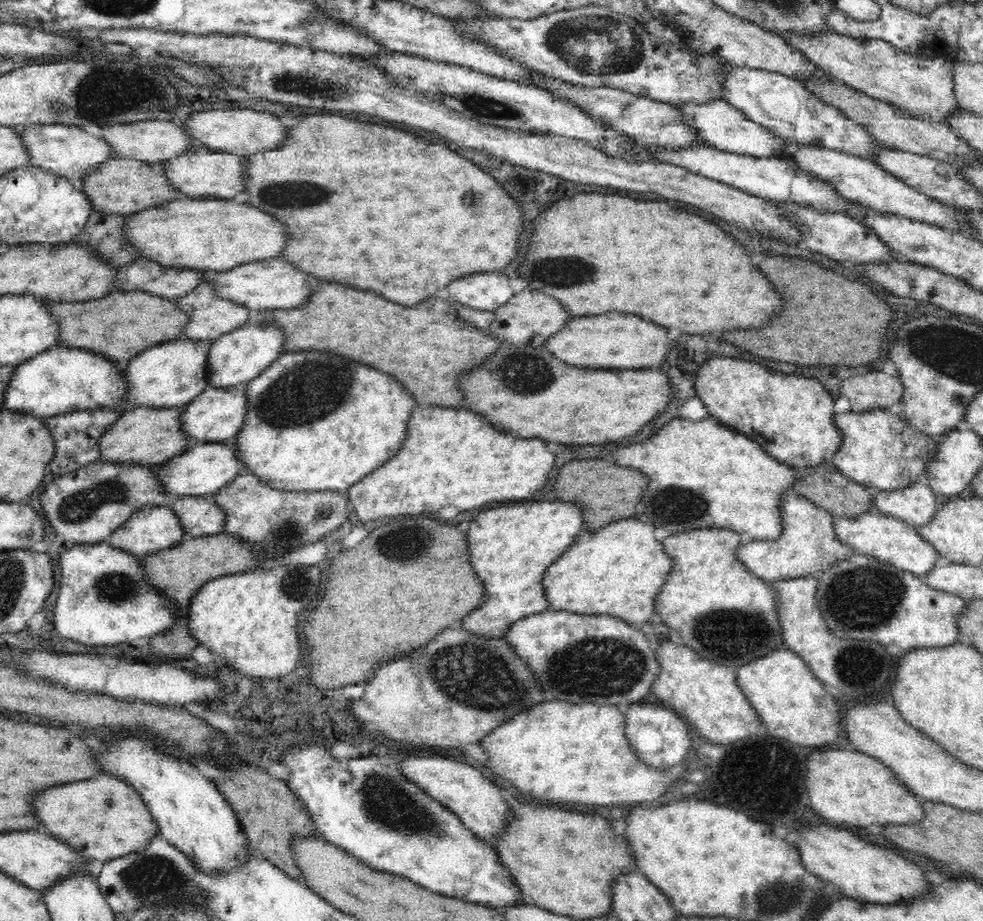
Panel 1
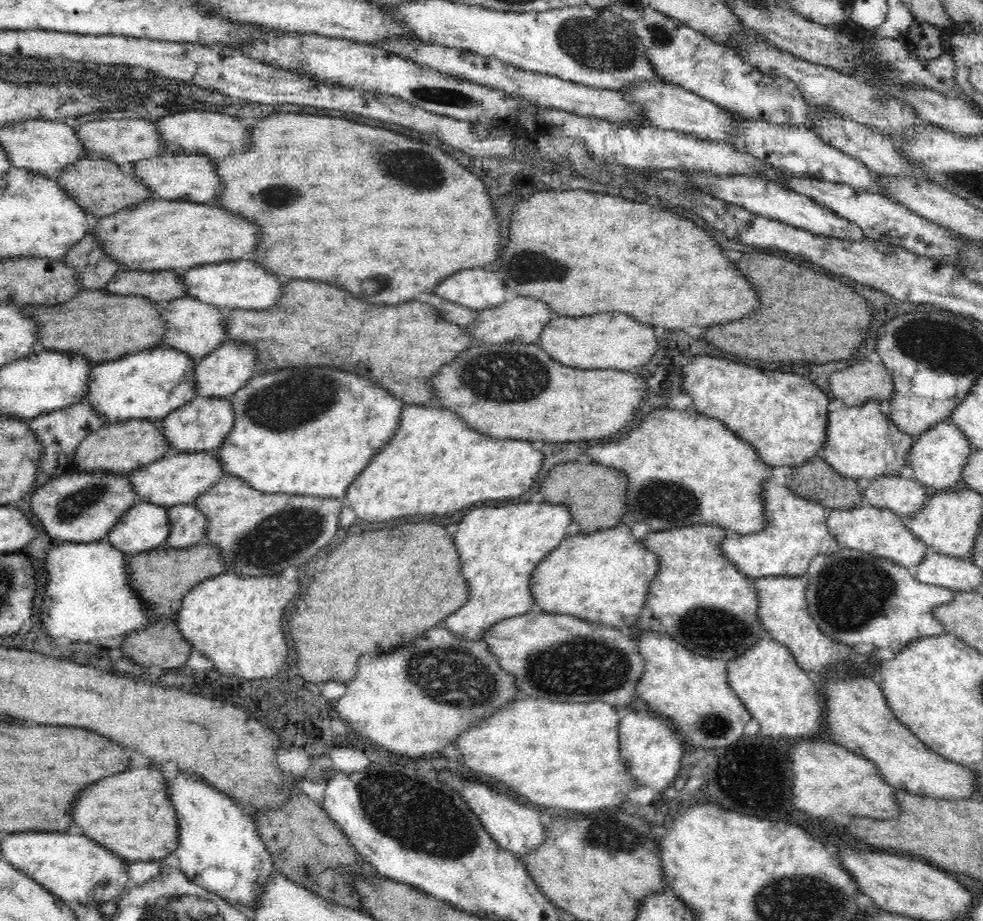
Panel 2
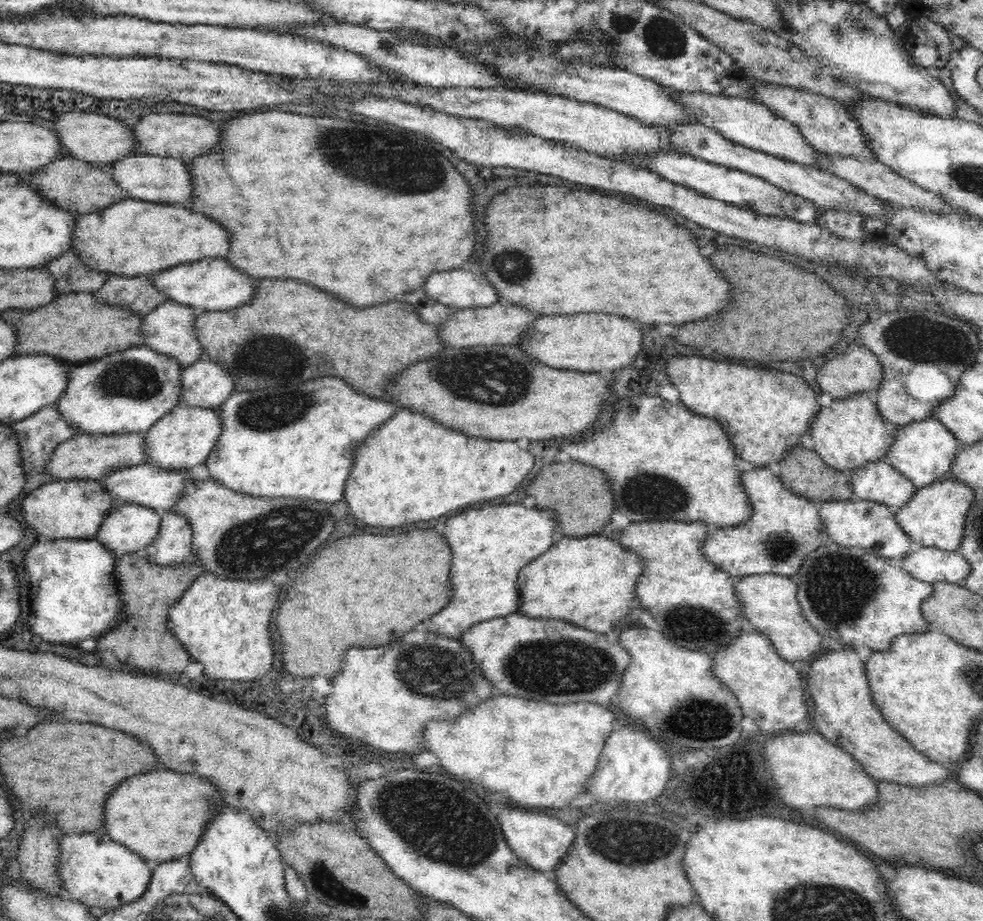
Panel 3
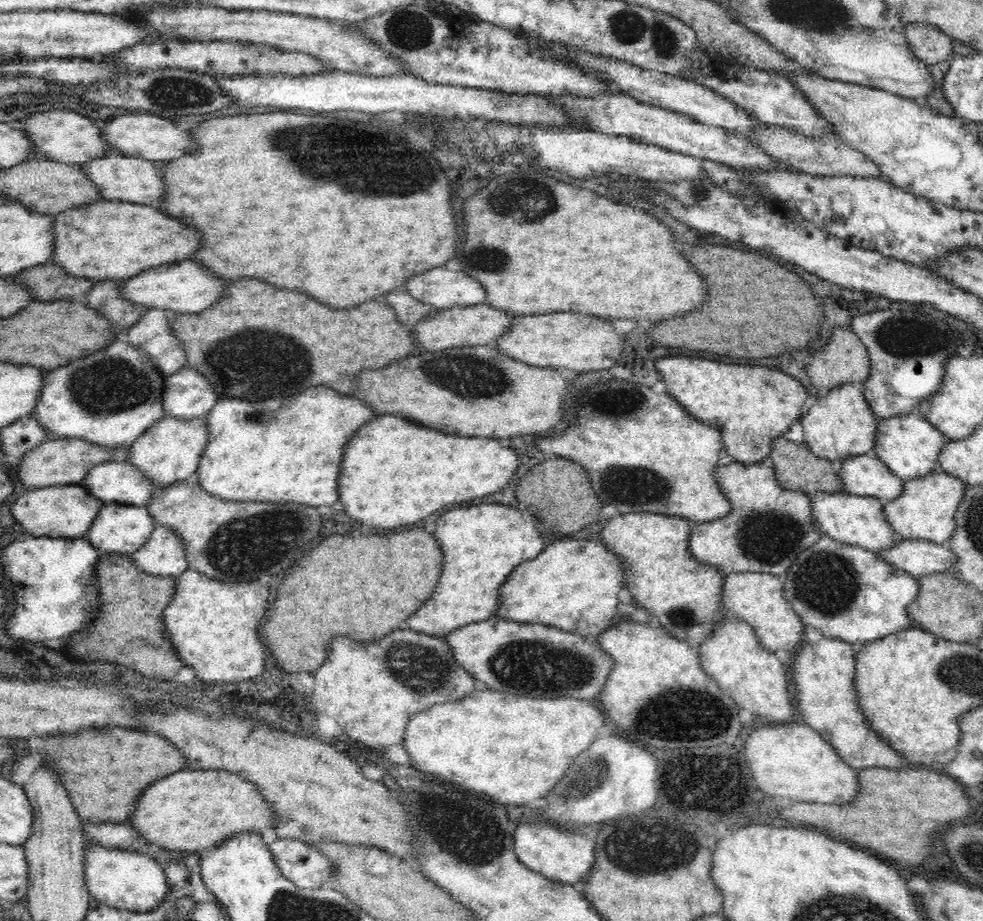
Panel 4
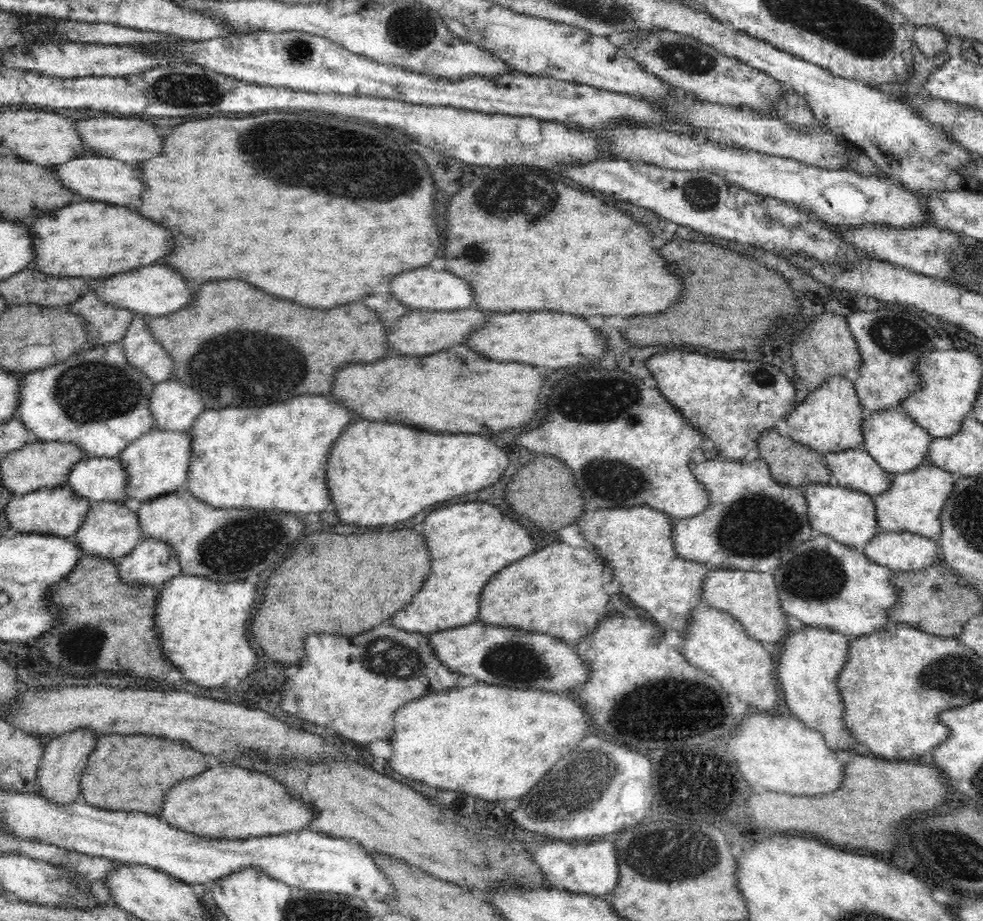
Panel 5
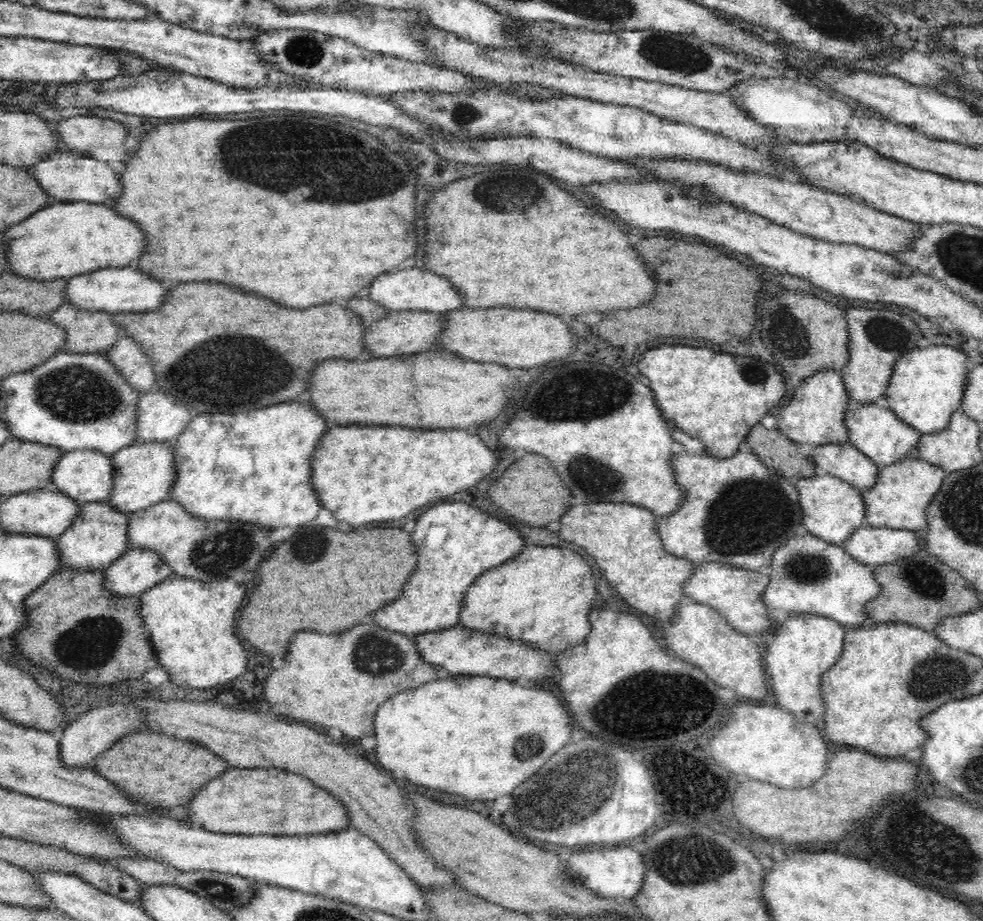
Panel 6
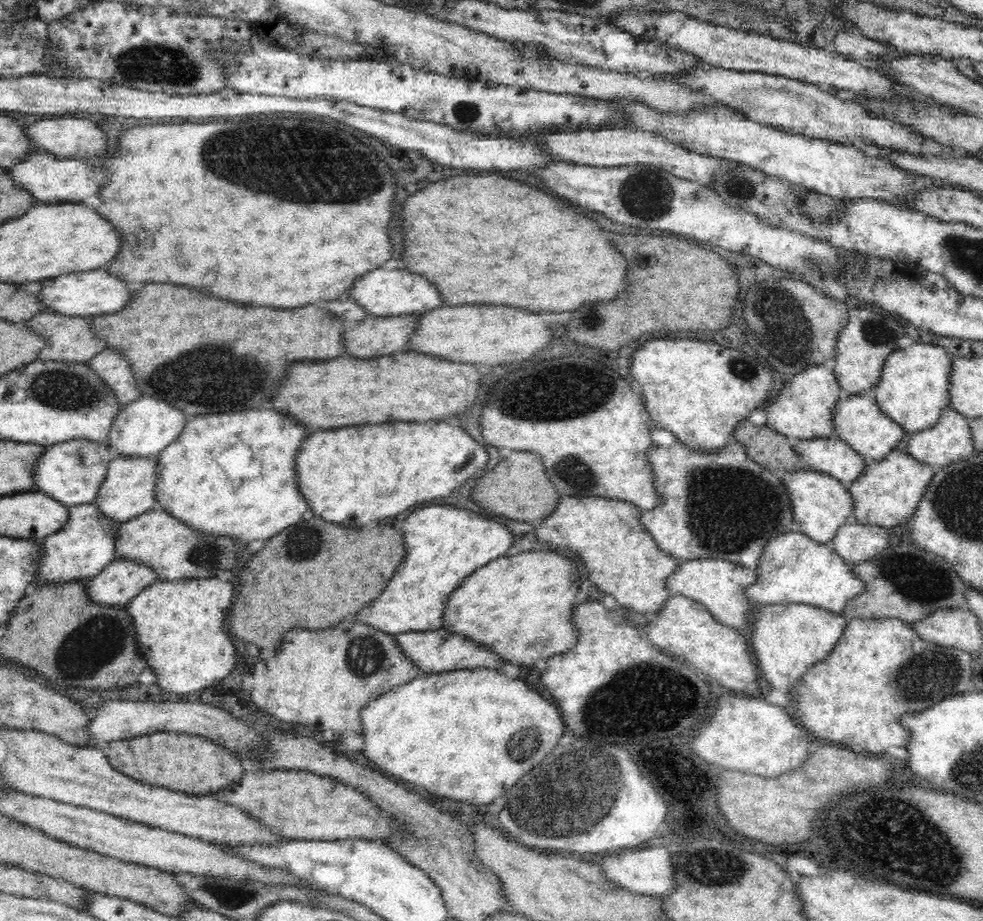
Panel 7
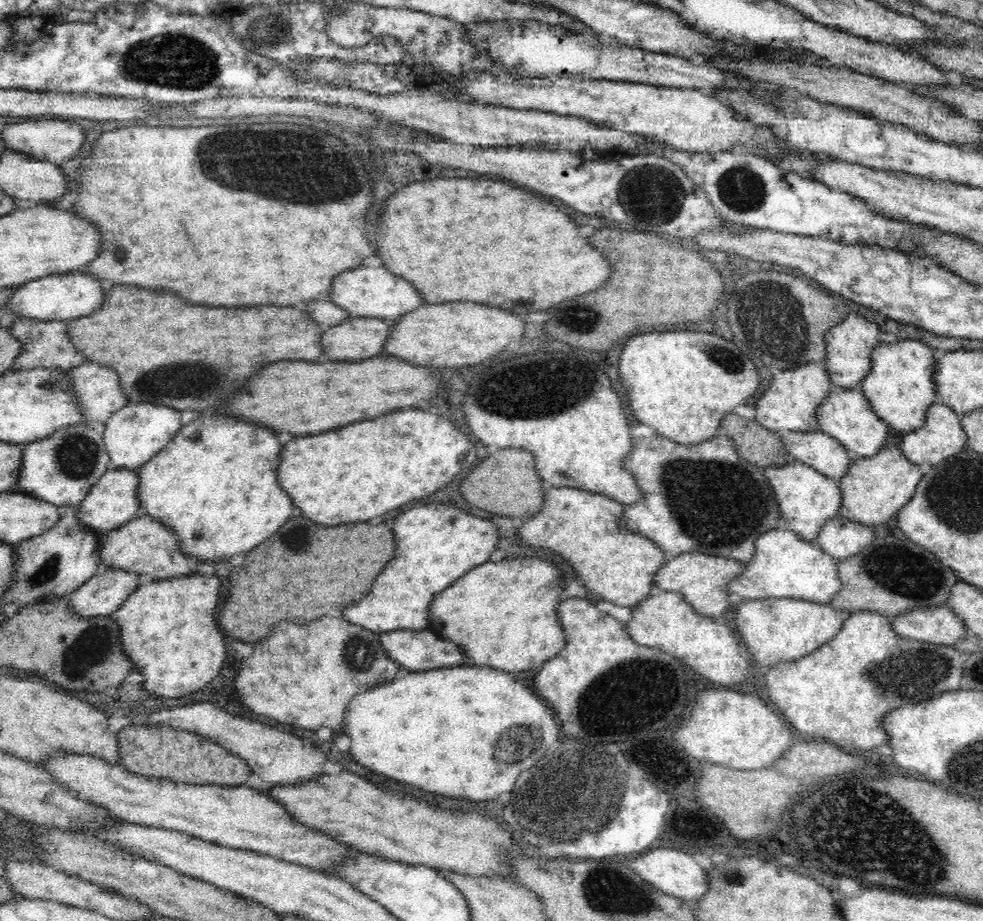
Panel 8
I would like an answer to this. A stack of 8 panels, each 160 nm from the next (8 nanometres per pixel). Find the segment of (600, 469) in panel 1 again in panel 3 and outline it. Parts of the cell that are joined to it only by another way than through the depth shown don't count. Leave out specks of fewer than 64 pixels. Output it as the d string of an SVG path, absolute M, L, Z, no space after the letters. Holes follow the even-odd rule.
M580 462L546 466L528 488L528 494L536 498L538 508L556 512L556 520L560 524L562 522L566 524L564 528L568 530L566 532L568 536L598 534L610 522L610 516L614 512L614 500L608 476L602 470Z

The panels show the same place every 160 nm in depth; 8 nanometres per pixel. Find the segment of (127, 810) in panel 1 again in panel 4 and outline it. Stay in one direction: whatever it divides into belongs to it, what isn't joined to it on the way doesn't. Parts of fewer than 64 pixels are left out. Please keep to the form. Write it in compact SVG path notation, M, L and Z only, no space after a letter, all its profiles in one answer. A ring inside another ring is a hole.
M182 770L152 782L142 792L142 796L133 807L133 814L125 822L132 827L134 836L144 839L152 847L160 851L180 854L203 852L217 846L220 840L224 840L224 836L232 836L242 830L262 832L271 827L270 816L272 815L273 810L265 804L260 791L252 783L240 779L240 776L220 770Z

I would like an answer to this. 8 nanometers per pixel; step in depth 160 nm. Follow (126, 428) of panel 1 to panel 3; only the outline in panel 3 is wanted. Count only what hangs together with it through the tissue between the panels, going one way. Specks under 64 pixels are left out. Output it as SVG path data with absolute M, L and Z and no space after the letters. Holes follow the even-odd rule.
M141 432L118 434L82 434L59 444L54 450L45 472L50 480L104 480L117 470L144 464L147 460L147 435Z

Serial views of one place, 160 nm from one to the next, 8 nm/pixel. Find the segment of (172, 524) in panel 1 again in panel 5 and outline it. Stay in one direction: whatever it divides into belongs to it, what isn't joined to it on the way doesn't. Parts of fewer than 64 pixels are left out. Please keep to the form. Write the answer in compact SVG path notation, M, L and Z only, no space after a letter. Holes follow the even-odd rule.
M93 501L86 518L82 528L73 538L83 555L102 556L118 562L123 556L131 553L140 540L143 540L137 513L124 503Z

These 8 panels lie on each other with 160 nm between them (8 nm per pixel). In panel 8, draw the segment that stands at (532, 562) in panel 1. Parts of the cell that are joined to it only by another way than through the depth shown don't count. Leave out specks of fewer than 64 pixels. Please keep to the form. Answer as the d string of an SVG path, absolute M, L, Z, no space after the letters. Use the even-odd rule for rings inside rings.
M440 502L416 506L400 514L394 534L398 540L396 558L378 576L370 594L344 610L346 620L372 632L430 629L430 604L436 594L472 568L488 562L500 538L494 522L468 512L456 514L454 506Z

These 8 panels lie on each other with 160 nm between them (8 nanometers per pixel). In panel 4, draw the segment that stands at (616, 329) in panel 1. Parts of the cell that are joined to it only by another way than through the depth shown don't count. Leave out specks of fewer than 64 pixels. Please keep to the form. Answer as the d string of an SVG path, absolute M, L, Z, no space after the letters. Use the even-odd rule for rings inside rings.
M562 312L544 316L516 316L509 331L494 345L510 358L532 366L542 366L542 368L554 366L554 368L590 372L590 370L612 368L622 354L624 340L608 320L596 316L582 316L576 312L572 314Z

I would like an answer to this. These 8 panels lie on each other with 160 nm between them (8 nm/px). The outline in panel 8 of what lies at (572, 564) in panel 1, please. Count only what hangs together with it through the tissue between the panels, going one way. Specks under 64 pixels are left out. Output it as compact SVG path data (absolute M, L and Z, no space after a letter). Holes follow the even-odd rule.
M506 558L488 562L460 580L432 602L431 628L460 644L472 665L518 673L554 658L566 646L556 612L562 582L560 570L538 558Z

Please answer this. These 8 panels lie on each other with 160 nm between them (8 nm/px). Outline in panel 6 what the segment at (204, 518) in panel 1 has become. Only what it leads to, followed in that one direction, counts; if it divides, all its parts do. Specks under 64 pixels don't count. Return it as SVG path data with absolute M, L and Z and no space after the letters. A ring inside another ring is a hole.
M128 548L105 573L105 587L120 596L141 596L173 575L172 567L160 553L149 548Z

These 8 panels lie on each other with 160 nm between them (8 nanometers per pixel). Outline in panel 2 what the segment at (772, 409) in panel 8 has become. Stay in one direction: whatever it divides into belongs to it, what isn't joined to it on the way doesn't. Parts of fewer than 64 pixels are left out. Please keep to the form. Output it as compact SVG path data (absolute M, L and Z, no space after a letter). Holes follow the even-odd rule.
M868 401L860 406L843 406L836 411L829 412L827 439L821 455L839 475L859 480L864 484L878 477L906 475L909 472L907 458L915 441L917 437L902 432L889 416L882 413L878 401Z

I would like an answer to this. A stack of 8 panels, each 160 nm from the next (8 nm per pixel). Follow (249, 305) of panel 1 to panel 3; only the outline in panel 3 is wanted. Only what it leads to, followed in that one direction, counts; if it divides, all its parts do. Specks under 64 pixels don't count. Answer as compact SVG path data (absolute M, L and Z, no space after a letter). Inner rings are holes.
M208 258L190 264L180 264L153 276L156 289L168 299L191 306L198 313L227 311L248 304L256 294L256 280L244 276L224 258Z

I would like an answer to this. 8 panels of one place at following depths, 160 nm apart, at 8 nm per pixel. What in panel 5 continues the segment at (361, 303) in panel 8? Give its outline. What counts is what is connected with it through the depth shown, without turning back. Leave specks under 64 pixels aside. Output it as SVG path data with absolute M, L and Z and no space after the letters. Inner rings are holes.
M420 268L414 272L402 272L392 280L392 294L402 304L412 309L425 309L430 311L458 311L468 308L472 300L472 290L466 280L454 276L452 272L436 272L432 268Z

